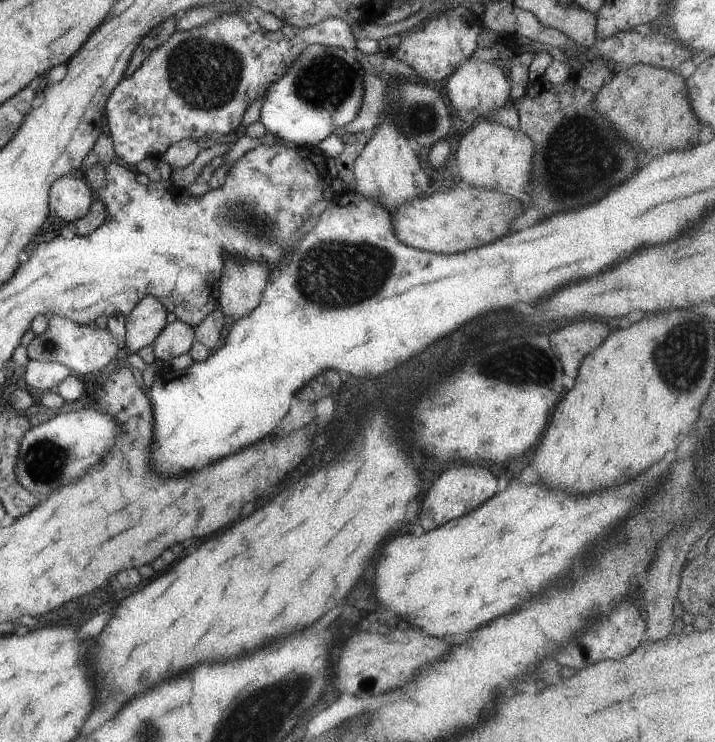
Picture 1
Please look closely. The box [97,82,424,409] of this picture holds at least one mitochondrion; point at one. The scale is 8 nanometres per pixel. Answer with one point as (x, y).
(332, 275)

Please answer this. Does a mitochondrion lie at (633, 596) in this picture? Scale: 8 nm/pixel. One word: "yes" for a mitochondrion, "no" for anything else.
no

